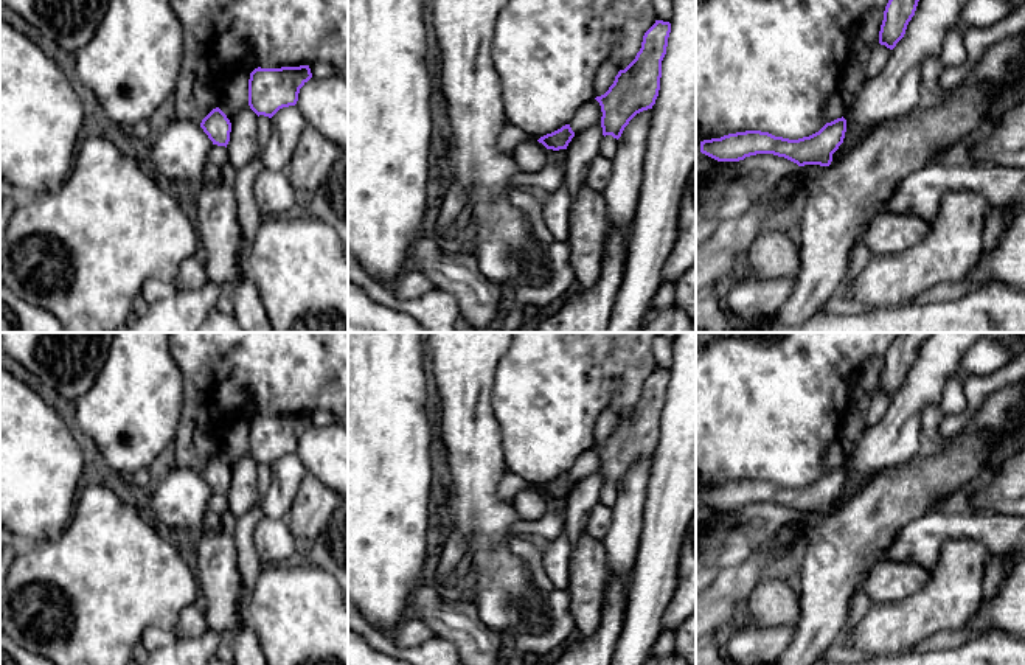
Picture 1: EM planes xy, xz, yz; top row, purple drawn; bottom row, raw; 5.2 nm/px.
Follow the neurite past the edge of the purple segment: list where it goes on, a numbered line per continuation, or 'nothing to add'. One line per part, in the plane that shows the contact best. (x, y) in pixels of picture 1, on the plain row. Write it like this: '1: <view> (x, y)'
nothing to add

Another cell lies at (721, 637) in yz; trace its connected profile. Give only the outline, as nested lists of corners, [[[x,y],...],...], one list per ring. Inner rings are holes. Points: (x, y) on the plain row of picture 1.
[[[742,604],[736,609],[733,617],[719,626],[714,632],[711,632],[705,640],[718,648],[727,648],[731,639],[745,629],[755,628],[752,620],[747,615],[747,606]]]

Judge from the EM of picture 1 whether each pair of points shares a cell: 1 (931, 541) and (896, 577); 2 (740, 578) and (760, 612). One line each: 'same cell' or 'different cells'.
1: different cells
2: different cells

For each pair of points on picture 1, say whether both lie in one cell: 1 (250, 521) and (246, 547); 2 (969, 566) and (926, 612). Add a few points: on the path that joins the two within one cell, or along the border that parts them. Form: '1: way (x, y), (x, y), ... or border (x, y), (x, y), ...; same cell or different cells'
1: way (246, 527), (246, 541); same cell
2: way (958, 577), (937, 602); same cell

